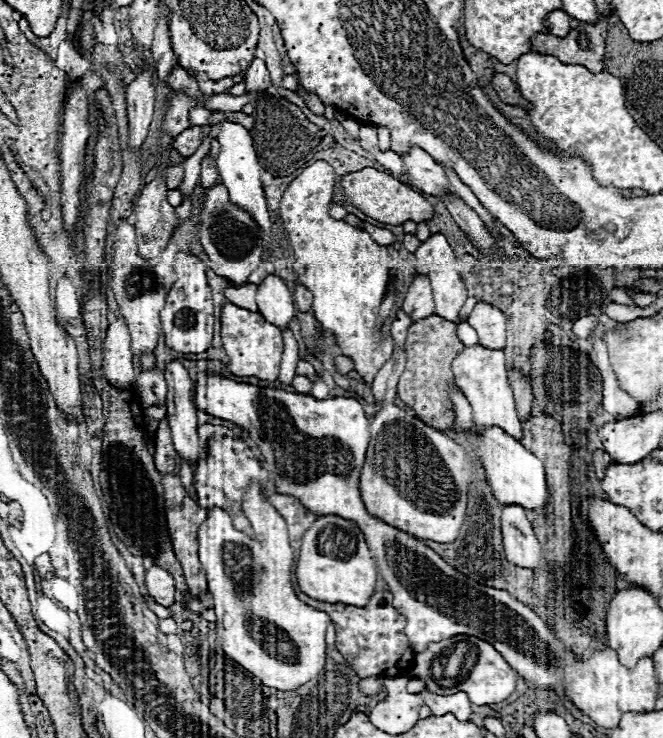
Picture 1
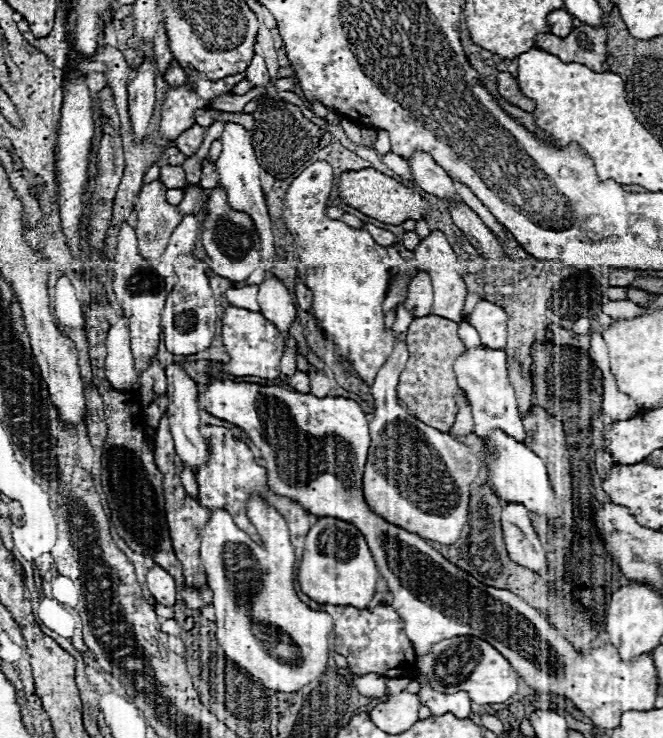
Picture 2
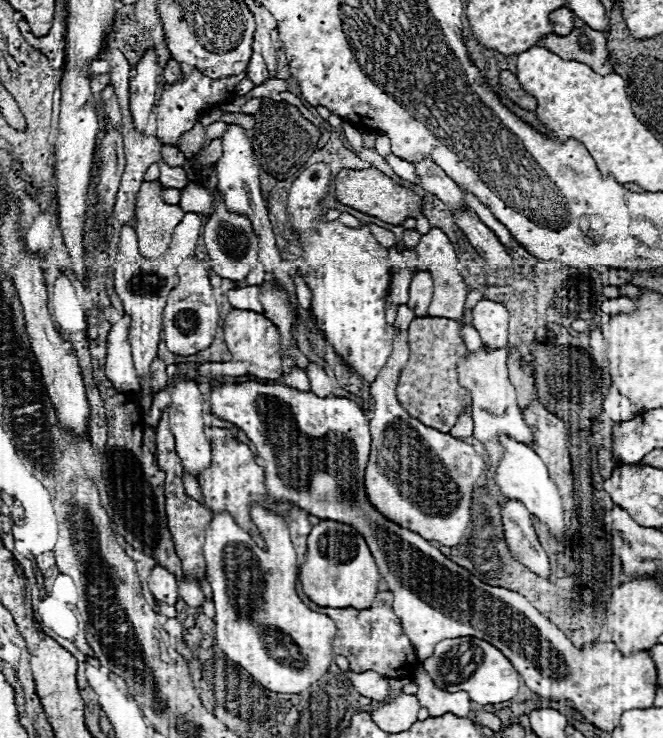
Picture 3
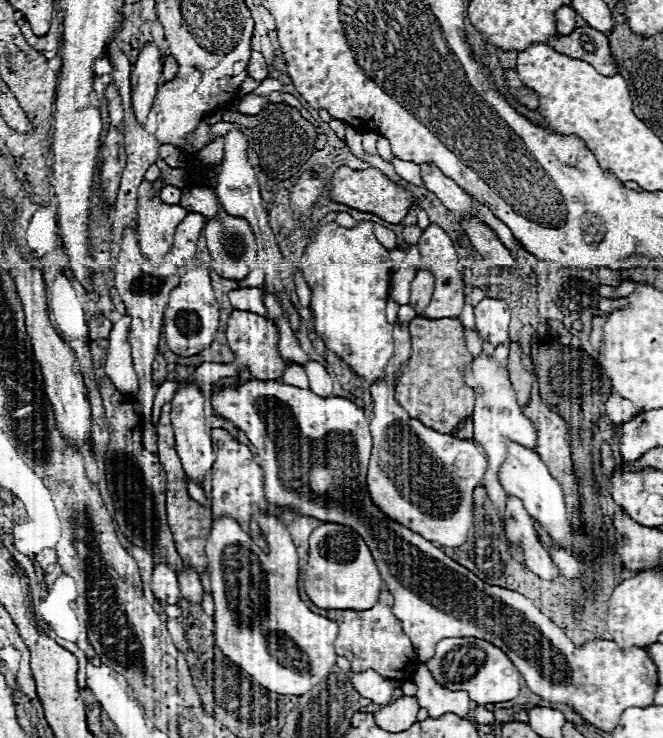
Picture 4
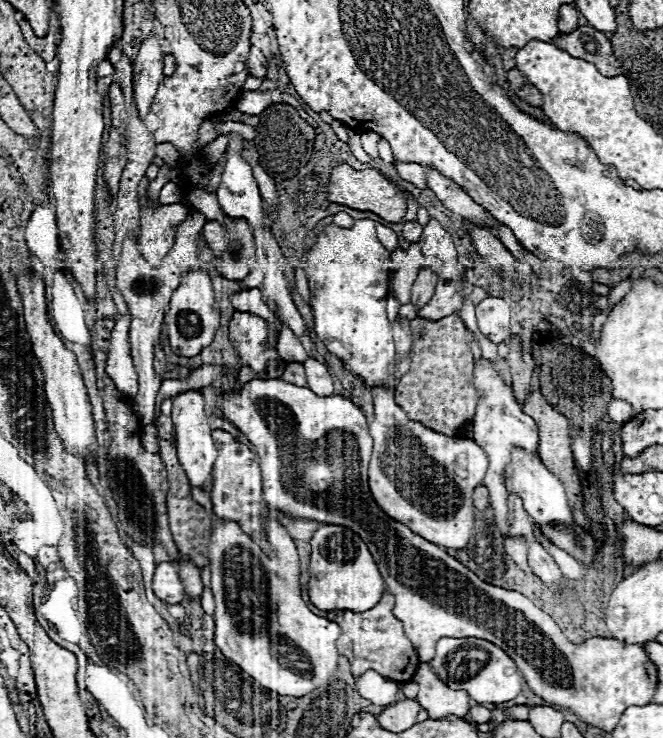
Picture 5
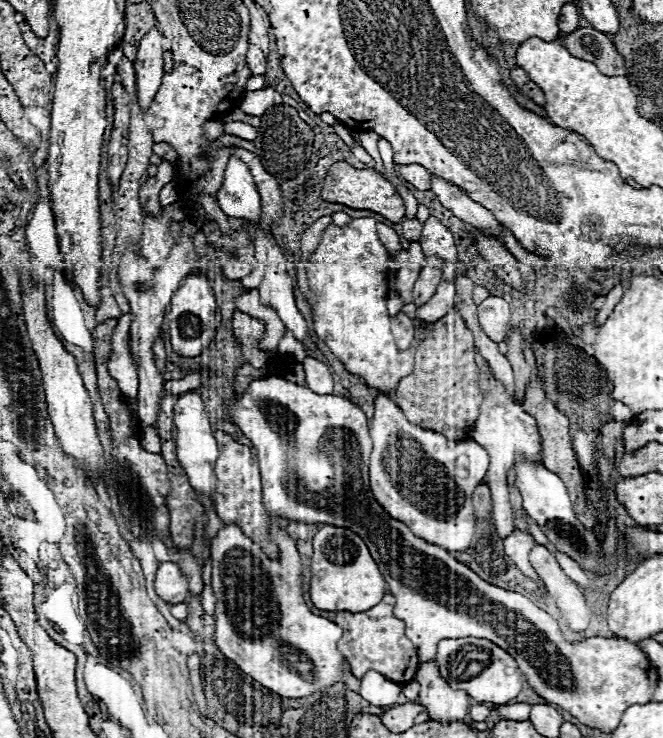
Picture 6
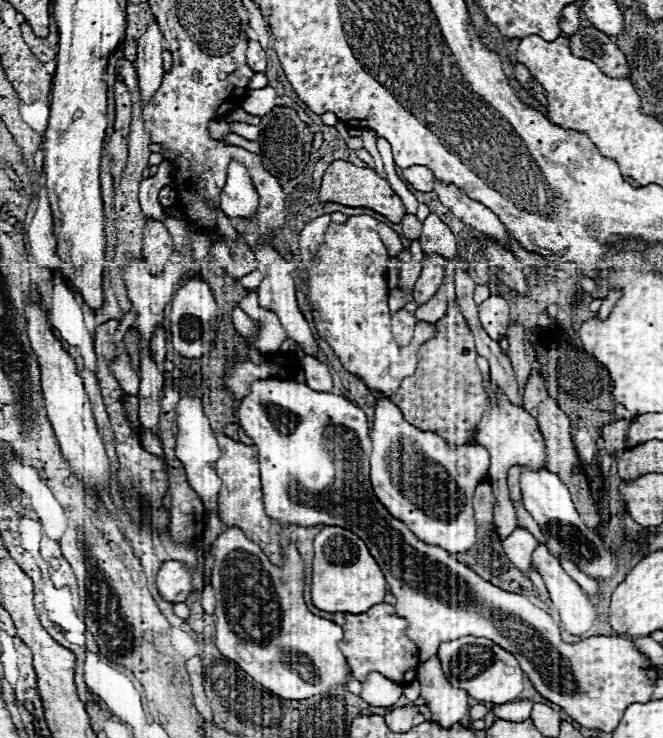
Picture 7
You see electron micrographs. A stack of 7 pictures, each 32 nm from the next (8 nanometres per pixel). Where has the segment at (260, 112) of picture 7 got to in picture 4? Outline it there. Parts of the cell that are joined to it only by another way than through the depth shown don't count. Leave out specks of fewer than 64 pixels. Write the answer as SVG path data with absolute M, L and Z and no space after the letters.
M244 94L242 96L242 100L240 100L240 106L238 106L238 110L242 112L242 114L250 114L250 116L256 116L262 108L264 108L264 104L268 104L270 100L268 100L268 96L258 96L258 94Z

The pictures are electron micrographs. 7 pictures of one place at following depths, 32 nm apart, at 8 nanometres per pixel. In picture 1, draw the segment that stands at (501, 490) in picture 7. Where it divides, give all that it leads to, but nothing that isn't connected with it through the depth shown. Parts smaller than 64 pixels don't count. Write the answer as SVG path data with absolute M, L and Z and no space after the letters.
M470 346L464 348L452 362L452 372L456 378L456 386L464 392L468 398L472 410L474 410L474 424L476 432L486 432L492 426L502 428L510 436L516 436L516 440L522 440L522 422L516 414L514 404L514 392L506 378L506 360L502 350L490 350L484 346Z

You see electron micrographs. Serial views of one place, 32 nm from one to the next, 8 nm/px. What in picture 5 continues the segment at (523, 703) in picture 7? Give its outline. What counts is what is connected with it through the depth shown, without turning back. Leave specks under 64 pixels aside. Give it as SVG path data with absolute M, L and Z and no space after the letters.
M518 704L518 706L512 706L512 708L504 708L504 714L512 720L528 720L528 710L530 710L530 706Z

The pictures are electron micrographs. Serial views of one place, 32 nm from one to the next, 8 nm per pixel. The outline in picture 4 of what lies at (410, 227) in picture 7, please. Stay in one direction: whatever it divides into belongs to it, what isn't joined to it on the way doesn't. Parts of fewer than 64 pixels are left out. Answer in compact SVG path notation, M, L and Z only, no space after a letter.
M412 224L412 226L404 226L404 232L402 232L402 236L404 236L404 240L406 240L406 244L418 244L418 238L420 238L420 234L422 234L422 230L420 230L420 226L418 224Z

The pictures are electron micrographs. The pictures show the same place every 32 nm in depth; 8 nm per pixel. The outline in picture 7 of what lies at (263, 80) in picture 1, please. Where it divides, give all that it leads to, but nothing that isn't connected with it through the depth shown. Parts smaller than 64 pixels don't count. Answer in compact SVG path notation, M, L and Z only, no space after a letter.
M248 40L248 50L246 50L246 60L248 66L254 72L264 72L266 70L266 52L260 48L260 44L256 44L254 40Z

